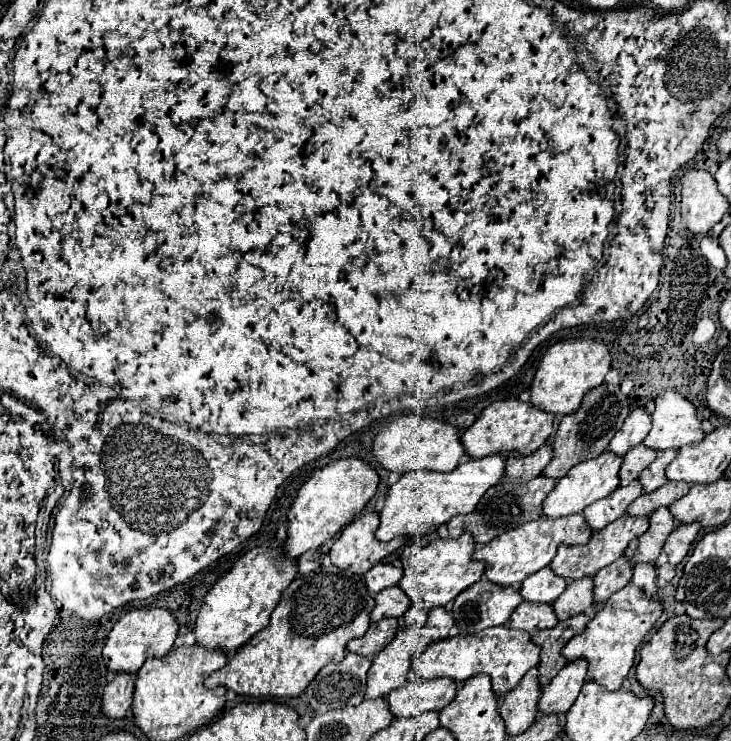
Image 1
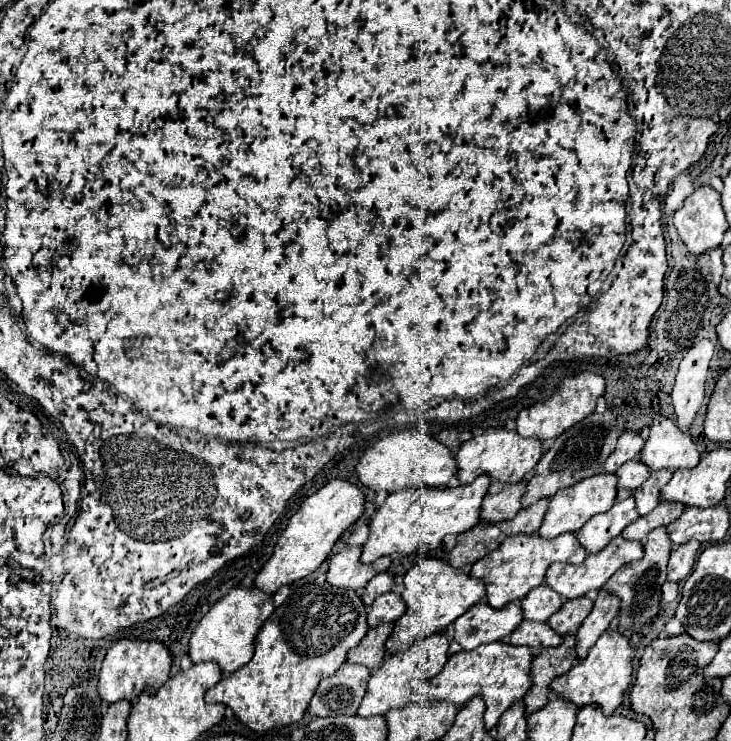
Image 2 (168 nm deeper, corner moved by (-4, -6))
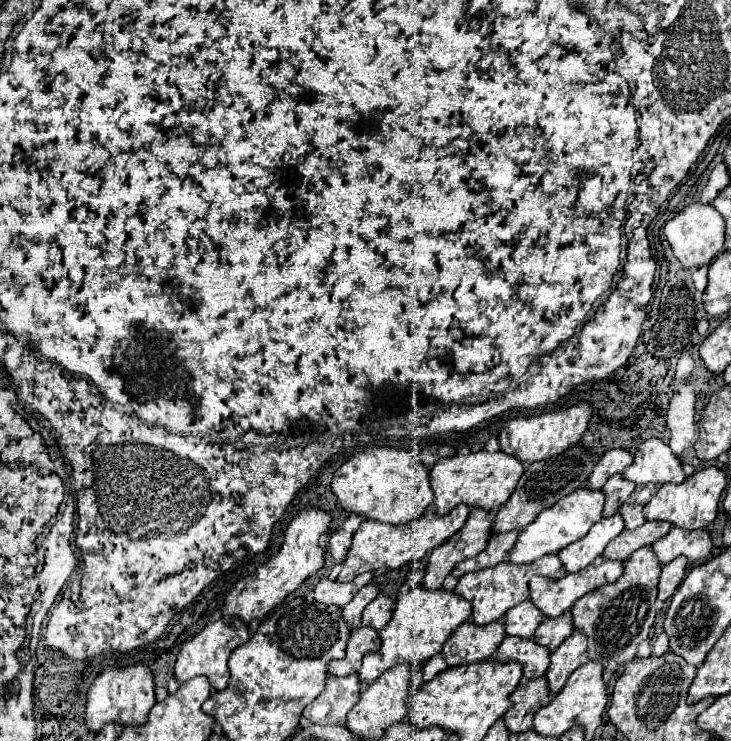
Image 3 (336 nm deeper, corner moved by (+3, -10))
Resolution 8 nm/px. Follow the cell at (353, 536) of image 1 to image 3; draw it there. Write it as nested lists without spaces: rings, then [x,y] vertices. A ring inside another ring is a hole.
[[[362,573],[358,575],[354,581],[350,583],[338,583],[338,581],[330,581],[330,579],[322,579],[316,587],[314,587],[314,597],[318,603],[324,605],[336,605],[336,607],[344,607],[346,603],[350,603],[350,599],[372,581],[372,573]]]

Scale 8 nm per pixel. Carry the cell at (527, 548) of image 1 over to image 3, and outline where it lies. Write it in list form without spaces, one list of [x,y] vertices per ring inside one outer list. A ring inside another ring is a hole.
[[[544,555],[544,559],[538,559],[536,563],[528,563],[528,565],[514,565],[514,563],[498,563],[496,567],[488,567],[476,573],[466,573],[454,593],[462,595],[464,599],[468,599],[472,603],[472,615],[474,615],[474,623],[476,625],[488,625],[492,621],[498,621],[506,615],[506,611],[522,601],[528,599],[528,581],[532,575],[542,575],[548,579],[562,579],[566,575],[558,555]]]

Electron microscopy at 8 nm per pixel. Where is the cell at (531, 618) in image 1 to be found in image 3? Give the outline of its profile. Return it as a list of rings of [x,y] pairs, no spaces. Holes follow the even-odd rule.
[[[506,637],[496,651],[496,659],[500,663],[520,663],[524,667],[524,681],[530,681],[546,673],[550,665],[550,651],[544,651],[544,647],[532,639]]]

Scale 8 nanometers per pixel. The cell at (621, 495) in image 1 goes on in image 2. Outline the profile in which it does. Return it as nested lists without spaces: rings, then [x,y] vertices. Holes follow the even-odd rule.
[[[629,497],[625,501],[615,503],[609,511],[599,513],[595,517],[591,517],[579,531],[577,531],[577,539],[579,543],[583,543],[583,547],[587,549],[587,553],[597,553],[601,551],[613,537],[621,535],[621,531],[639,517],[637,507],[635,507],[635,499]]]

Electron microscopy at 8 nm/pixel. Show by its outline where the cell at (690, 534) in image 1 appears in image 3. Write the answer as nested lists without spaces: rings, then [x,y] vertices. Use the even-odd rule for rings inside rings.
[[[676,557],[672,563],[662,567],[662,575],[660,575],[660,583],[658,583],[660,601],[666,601],[674,595],[674,591],[680,587],[680,583],[686,577],[686,569],[688,569],[688,561],[684,557]]]

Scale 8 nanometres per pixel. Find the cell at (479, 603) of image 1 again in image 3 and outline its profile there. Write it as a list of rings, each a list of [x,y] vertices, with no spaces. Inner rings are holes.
[[[502,621],[476,627],[474,623],[464,623],[454,631],[442,649],[448,667],[460,667],[464,663],[478,663],[490,659],[506,637]]]

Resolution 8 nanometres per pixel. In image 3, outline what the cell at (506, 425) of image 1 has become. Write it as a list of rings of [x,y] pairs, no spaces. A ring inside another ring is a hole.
[[[478,451],[478,453],[438,459],[438,463],[430,471],[436,515],[446,515],[460,503],[468,505],[470,509],[474,509],[476,505],[478,509],[484,509],[484,511],[500,509],[516,489],[516,483],[522,477],[522,471],[524,471],[524,465],[502,451],[496,451],[496,453]]]

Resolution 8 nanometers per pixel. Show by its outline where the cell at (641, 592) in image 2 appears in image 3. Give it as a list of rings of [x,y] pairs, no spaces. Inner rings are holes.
[[[650,547],[636,551],[626,563],[624,573],[616,583],[598,587],[596,591],[580,597],[572,605],[574,629],[580,629],[588,637],[588,659],[604,661],[614,659],[618,665],[636,657],[638,645],[648,639],[656,619],[656,585],[660,577],[660,563]]]

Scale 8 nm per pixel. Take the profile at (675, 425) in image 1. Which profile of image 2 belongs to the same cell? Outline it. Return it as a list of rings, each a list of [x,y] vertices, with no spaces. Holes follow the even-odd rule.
[[[659,415],[653,419],[651,435],[641,451],[641,461],[647,463],[649,469],[657,471],[663,467],[681,469],[681,467],[695,467],[701,459],[697,445],[691,435],[679,429],[679,425]]]

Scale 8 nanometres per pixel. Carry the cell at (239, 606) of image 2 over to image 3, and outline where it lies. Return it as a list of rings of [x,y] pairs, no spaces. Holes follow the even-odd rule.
[[[218,619],[214,625],[208,625],[206,629],[202,629],[192,641],[188,641],[186,647],[180,649],[178,653],[178,659],[176,659],[176,665],[174,665],[174,677],[178,683],[186,683],[188,679],[192,677],[198,677],[198,675],[206,675],[210,685],[216,689],[216,691],[224,691],[228,687],[228,679],[230,679],[230,673],[228,673],[228,657],[230,653],[244,645],[248,641],[248,627],[246,623],[232,623],[230,627]]]

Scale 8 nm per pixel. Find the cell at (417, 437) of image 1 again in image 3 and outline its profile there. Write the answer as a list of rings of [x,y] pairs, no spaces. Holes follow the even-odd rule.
[[[368,447],[352,455],[336,469],[330,489],[336,495],[340,509],[398,527],[416,521],[434,501],[428,469],[416,463],[408,451],[396,447]]]

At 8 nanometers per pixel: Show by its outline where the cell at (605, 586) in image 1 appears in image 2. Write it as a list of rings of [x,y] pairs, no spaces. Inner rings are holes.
[[[603,587],[597,591],[597,599],[593,611],[585,617],[581,627],[577,629],[577,657],[585,657],[599,635],[609,627],[615,611],[619,611],[619,599],[615,595],[603,595]]]

